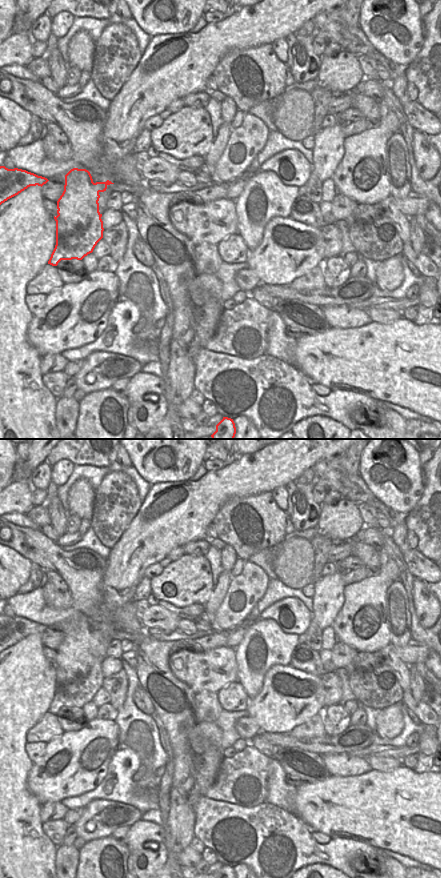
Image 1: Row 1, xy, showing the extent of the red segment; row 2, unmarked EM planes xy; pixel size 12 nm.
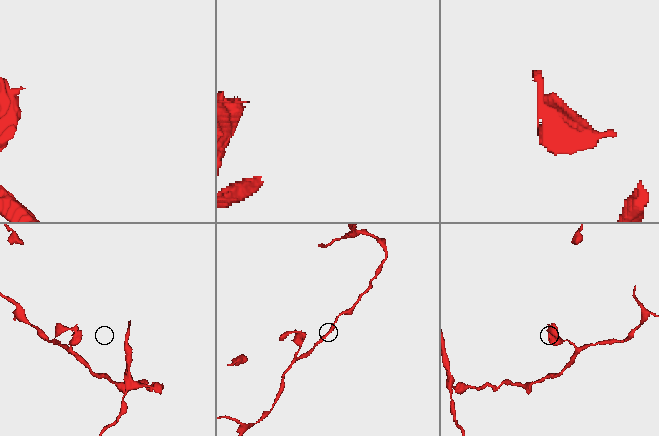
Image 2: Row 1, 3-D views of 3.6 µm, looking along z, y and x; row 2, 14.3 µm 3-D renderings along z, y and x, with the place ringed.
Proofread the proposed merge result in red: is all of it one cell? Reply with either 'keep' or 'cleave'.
cleave

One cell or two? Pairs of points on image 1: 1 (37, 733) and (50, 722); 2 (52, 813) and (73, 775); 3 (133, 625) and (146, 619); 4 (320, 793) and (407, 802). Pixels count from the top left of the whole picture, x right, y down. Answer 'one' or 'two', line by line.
1: one
2: two
3: two
4: one

